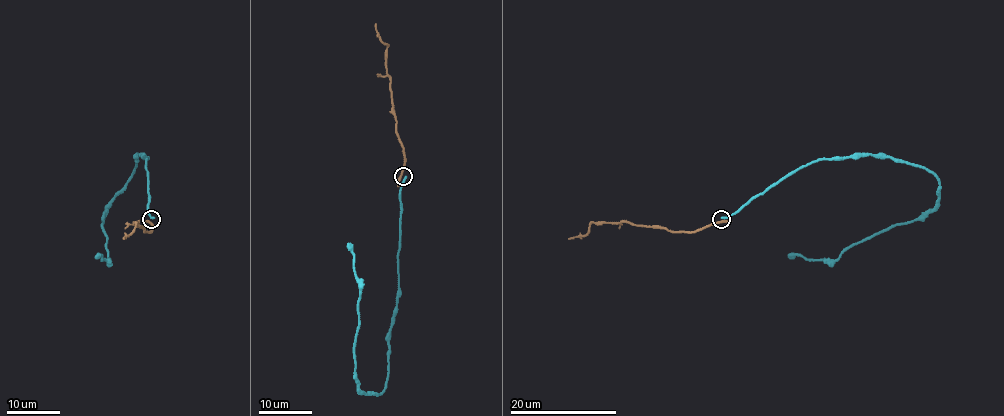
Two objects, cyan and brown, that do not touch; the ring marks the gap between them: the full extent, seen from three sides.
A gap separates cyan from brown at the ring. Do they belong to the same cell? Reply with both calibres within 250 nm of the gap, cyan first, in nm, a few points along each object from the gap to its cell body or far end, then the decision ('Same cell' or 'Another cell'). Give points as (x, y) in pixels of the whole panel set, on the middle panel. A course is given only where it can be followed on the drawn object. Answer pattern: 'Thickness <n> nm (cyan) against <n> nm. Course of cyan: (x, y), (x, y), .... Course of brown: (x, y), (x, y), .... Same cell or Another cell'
Thickness 180 nm (cyan) against 220 nm. Course of cyan: (404, 178), (398, 297), (389, 334), (388, 379), (378, 394), (364, 393), (355, 371), (360, 281), (348, 243). Course of brown: (401, 176), (402, 145), (396, 130), (385, 64), (386, 44), (376, 24). Another cell

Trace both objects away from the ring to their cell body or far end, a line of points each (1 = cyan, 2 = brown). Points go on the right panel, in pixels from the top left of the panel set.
1: (723, 218), (823, 159), (894, 157), (936, 177), (938, 203), (916, 218), (852, 244), (835, 260), (788, 257)
2: (721, 221), (690, 232), (625, 221), (591, 222), (586, 234), (569, 238)

